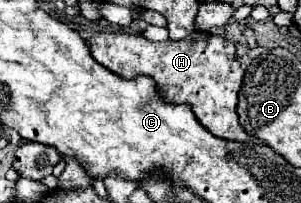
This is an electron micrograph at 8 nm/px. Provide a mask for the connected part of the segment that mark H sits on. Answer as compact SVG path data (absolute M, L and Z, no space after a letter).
M193 31L181 41L149 41L143 33L95 33L87 39L91 55L109 71L131 79L151 75L157 81L159 95L171 103L189 103L195 117L213 135L229 141L261 143L245 135L237 119L237 93L243 81L243 69L235 59L235 45L223 37Z

